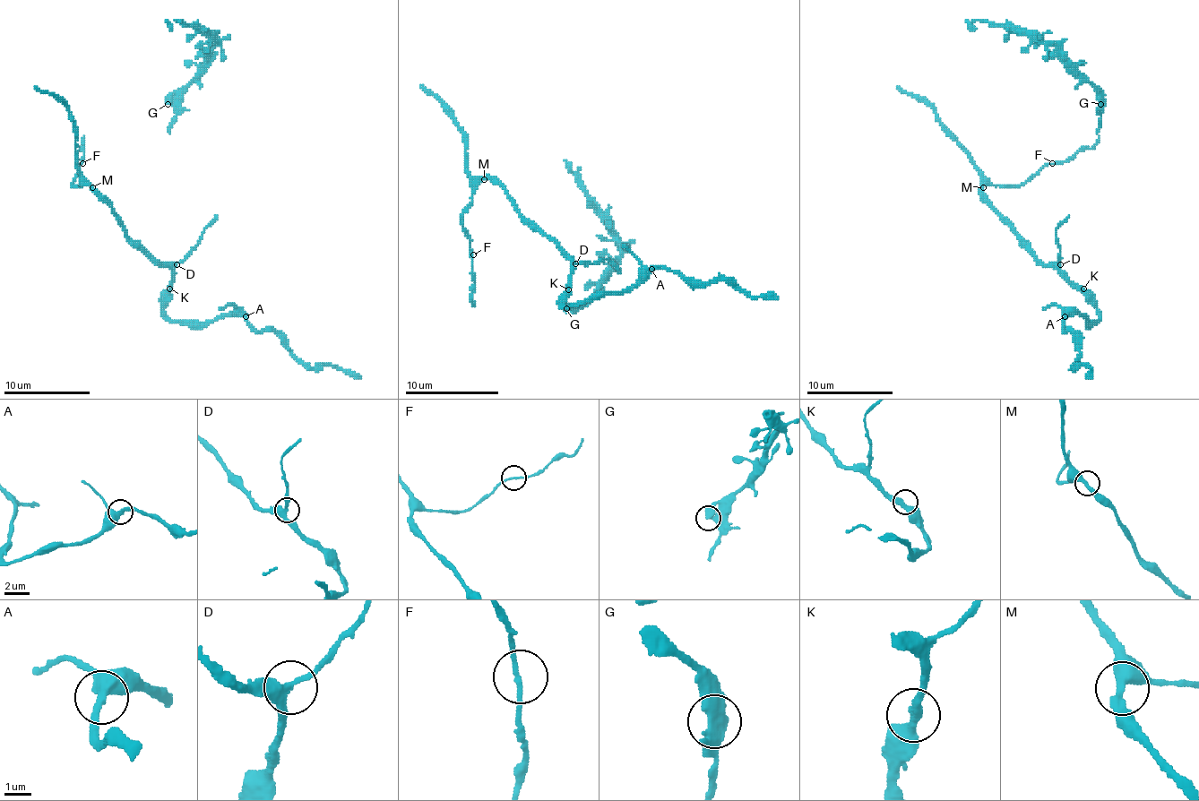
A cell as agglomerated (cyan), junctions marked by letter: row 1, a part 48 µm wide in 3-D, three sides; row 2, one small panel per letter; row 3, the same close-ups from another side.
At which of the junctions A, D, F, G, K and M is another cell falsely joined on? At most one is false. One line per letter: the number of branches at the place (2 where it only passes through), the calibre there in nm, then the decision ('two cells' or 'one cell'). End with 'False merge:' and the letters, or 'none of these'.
A: 2 | 380 nm | one cell
D: 3 | 320 nm | one cell
F: 2 | 150 nm | one cell
G: 1 | 440 nm | one cell
K: 2 | 360 nm | one cell
M: 2 | 380 nm | one cell
False merge: none of these

